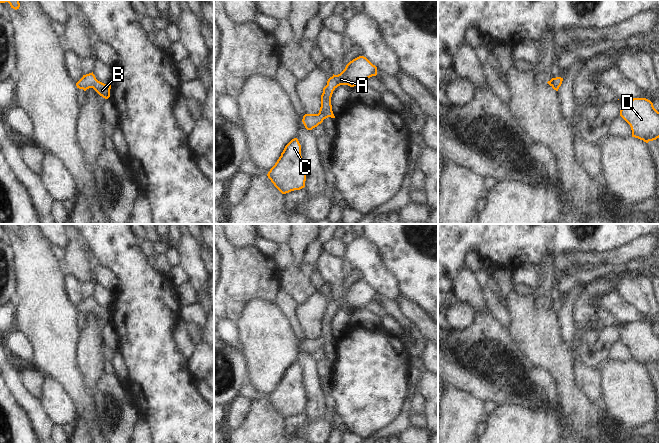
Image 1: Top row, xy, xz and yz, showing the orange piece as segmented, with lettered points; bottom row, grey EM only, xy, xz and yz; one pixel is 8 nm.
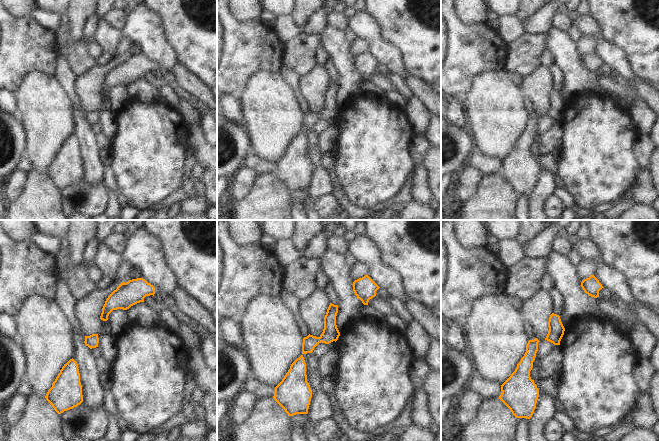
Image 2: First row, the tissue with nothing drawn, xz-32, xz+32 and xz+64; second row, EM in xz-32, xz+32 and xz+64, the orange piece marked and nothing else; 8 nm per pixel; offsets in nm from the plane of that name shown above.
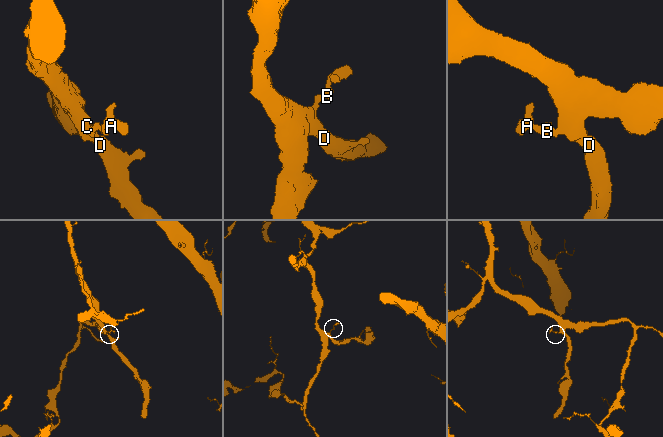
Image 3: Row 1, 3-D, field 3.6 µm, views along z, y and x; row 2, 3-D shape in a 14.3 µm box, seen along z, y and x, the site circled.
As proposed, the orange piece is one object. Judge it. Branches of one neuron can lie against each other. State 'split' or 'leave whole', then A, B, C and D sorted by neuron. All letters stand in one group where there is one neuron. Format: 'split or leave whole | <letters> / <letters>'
leave whole | A B C D

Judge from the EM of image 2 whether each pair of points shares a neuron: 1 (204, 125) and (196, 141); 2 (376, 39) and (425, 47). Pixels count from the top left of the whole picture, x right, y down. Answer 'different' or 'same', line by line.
1: different
2: different

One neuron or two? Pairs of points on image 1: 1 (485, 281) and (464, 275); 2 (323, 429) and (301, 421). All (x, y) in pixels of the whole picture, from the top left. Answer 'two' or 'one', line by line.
1: two
2: one

